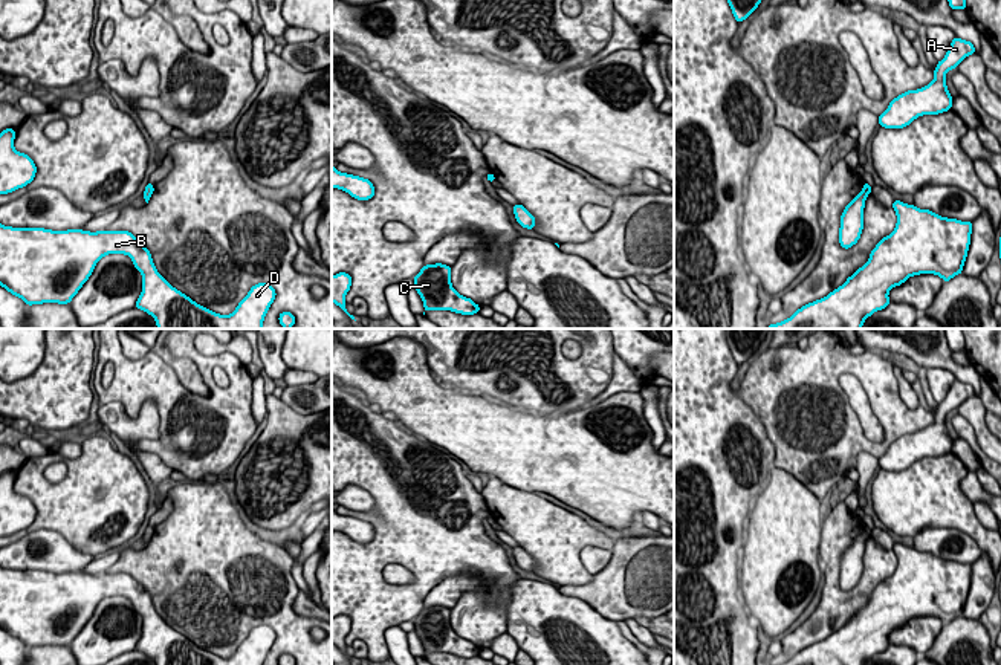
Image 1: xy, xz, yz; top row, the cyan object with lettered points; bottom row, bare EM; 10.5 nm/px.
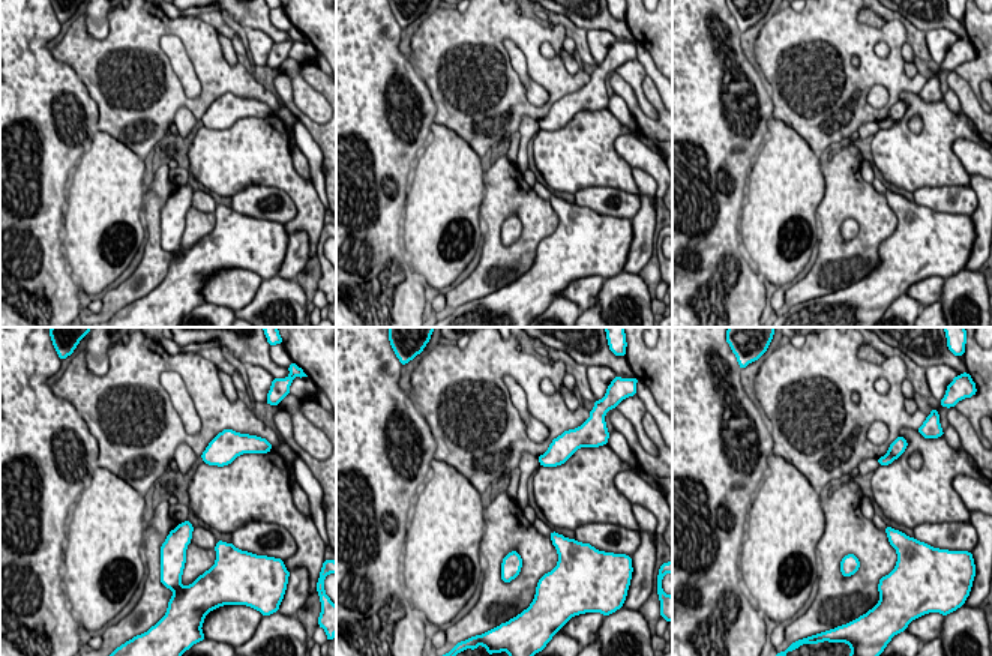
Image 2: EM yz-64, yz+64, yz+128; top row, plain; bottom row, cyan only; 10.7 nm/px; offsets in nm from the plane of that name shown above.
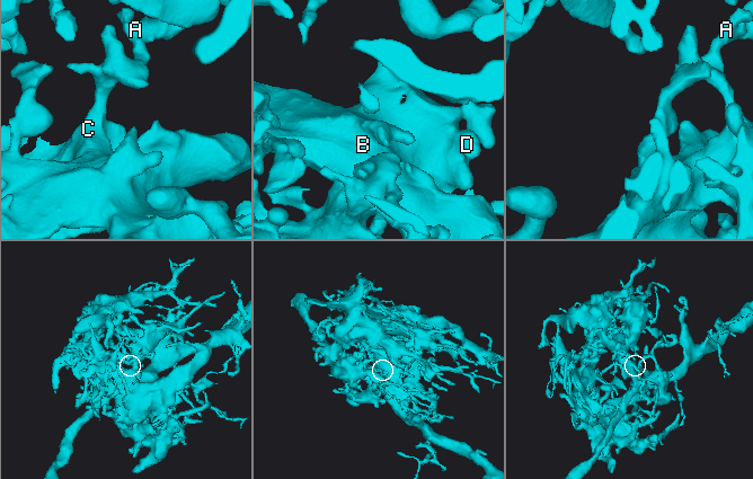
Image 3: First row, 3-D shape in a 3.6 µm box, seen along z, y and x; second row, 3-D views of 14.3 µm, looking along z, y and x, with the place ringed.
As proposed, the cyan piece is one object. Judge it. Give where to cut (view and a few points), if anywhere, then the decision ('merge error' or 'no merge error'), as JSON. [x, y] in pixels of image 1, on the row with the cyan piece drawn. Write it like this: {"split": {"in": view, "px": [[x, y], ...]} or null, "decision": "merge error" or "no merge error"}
{"split": null, "decision": "no merge error"}

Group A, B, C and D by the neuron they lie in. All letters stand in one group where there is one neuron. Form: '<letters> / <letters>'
A B C D

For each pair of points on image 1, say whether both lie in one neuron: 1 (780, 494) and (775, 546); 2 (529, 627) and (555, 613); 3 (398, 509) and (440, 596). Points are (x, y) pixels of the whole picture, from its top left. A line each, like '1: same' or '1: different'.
1: same
2: same
3: different

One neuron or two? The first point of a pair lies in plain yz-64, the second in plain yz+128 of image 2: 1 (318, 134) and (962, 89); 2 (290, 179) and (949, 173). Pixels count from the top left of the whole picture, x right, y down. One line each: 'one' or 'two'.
1: one
2: one

